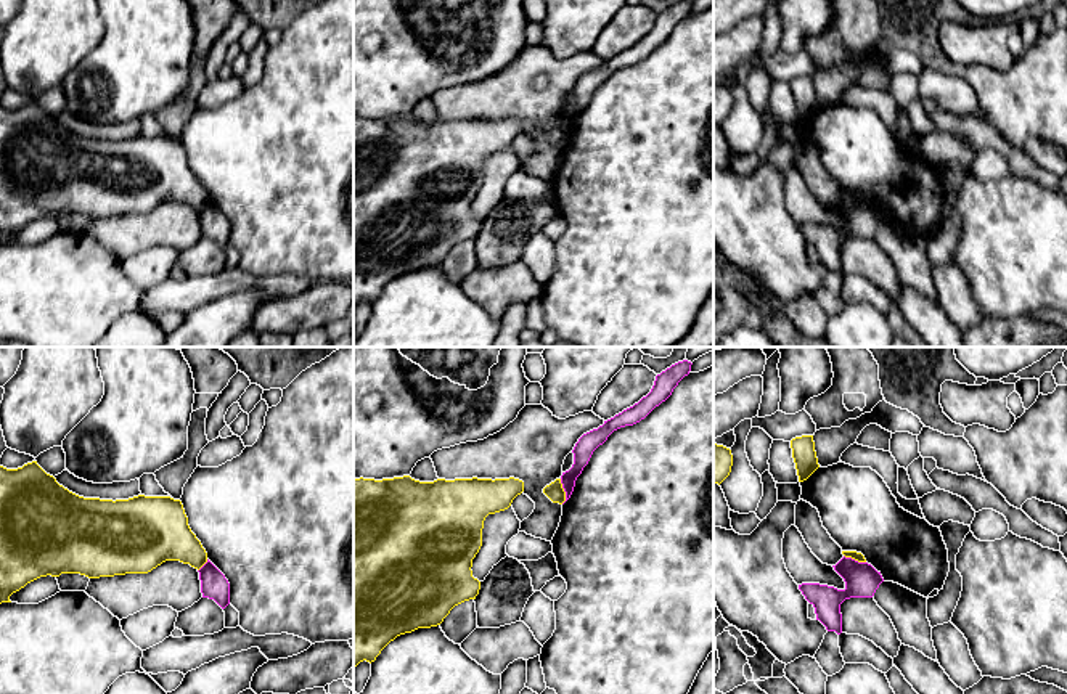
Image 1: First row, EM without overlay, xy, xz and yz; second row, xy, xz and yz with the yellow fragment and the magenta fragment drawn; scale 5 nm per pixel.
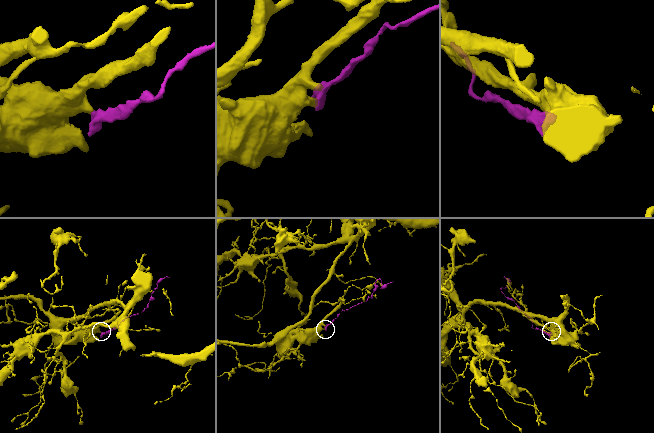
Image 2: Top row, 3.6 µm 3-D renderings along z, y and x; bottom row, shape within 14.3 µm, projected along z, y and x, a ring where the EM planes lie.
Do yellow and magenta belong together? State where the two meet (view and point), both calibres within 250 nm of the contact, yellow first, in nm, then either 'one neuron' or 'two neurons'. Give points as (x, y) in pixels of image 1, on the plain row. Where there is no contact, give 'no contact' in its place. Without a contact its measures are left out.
contact xz (564, 132); calibres 90 and 100 nm; two neurons

